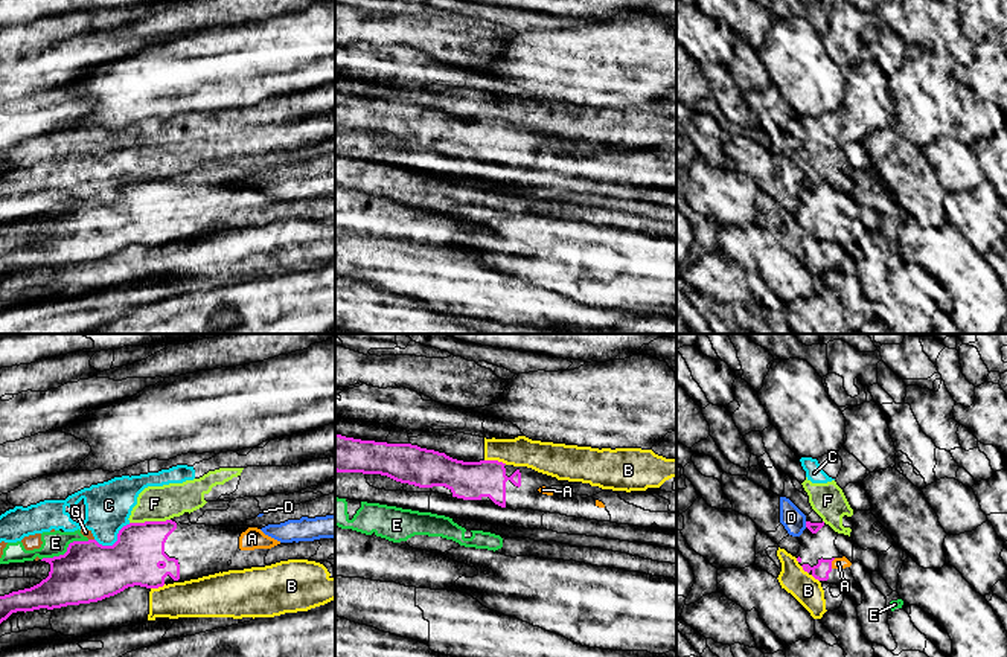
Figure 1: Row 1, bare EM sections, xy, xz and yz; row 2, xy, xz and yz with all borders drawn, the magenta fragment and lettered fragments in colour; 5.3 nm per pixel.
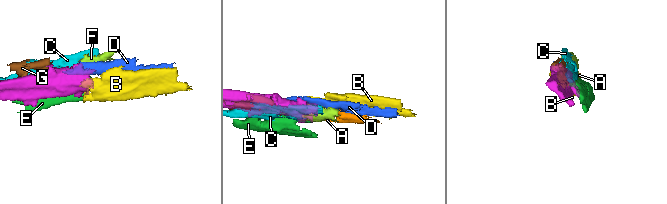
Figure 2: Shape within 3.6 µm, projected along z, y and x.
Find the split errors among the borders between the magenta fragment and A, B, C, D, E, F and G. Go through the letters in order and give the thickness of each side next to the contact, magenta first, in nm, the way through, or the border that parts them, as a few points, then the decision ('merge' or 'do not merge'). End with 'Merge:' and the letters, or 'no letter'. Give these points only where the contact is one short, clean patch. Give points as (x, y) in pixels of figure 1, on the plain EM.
A: 90 nm thick on the magenta side, 60 nm on the other; runs through yz (821, 229), (831, 221), (838, 221); merge
B: 200 nm thick on the magenta side, 160 nm on the other; border along xz (485, 118), (497, 118), (506, 122); do not merge
C: 320 nm thick on the magenta side, 240 nm on the other; do not merge
D: 60 nm thick on the magenta side, 120 nm on the other; border along yz (805, 180), (806, 185); do not merge
E: 320 nm thick on the magenta side, 130 nm on the other; do not merge
F: 280 nm thick on the magenta side, 190 nm on the other; border along xy (169, 177), (130, 182); do not merge
G: 320 nm thick on the magenta side, 50 nm on the other; do not merge
Merge: A

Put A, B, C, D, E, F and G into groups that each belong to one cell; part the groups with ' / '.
A / B / C F G / D / E

